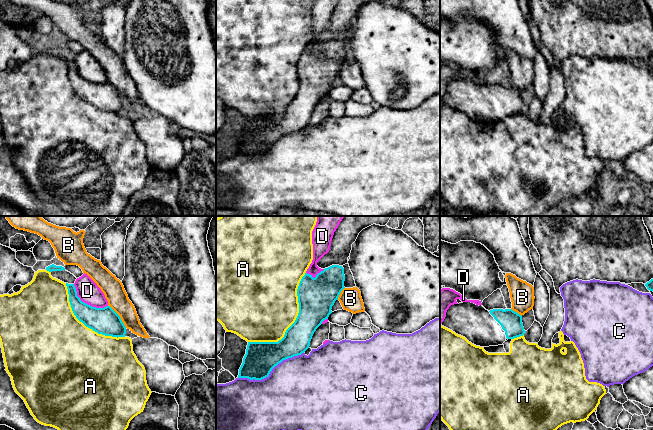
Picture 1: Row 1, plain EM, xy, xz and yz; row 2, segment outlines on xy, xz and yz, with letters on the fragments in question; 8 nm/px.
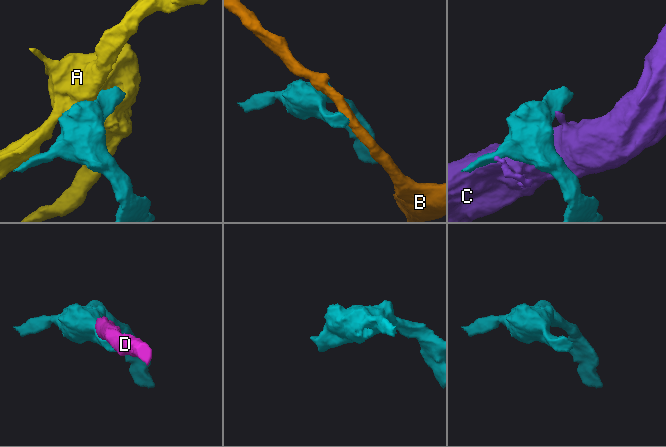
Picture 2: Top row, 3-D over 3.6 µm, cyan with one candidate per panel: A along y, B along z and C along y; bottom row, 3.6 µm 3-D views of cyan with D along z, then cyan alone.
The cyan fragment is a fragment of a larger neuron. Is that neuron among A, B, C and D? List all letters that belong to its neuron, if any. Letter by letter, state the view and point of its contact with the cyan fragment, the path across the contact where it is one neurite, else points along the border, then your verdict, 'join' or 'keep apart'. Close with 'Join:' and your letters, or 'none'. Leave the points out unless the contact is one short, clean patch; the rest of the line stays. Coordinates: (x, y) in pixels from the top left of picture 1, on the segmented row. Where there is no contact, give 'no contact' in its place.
A: meets cyan in xz at (294, 322); keep apart
B: meets cyan in xy at (119, 316); border along xy (108, 305), (119, 316), (126, 327); keep apart
C: meets cyan in xz at (270, 371); keep apart
D: meets cyan in xy at (85, 303); keep apart
Join: none

